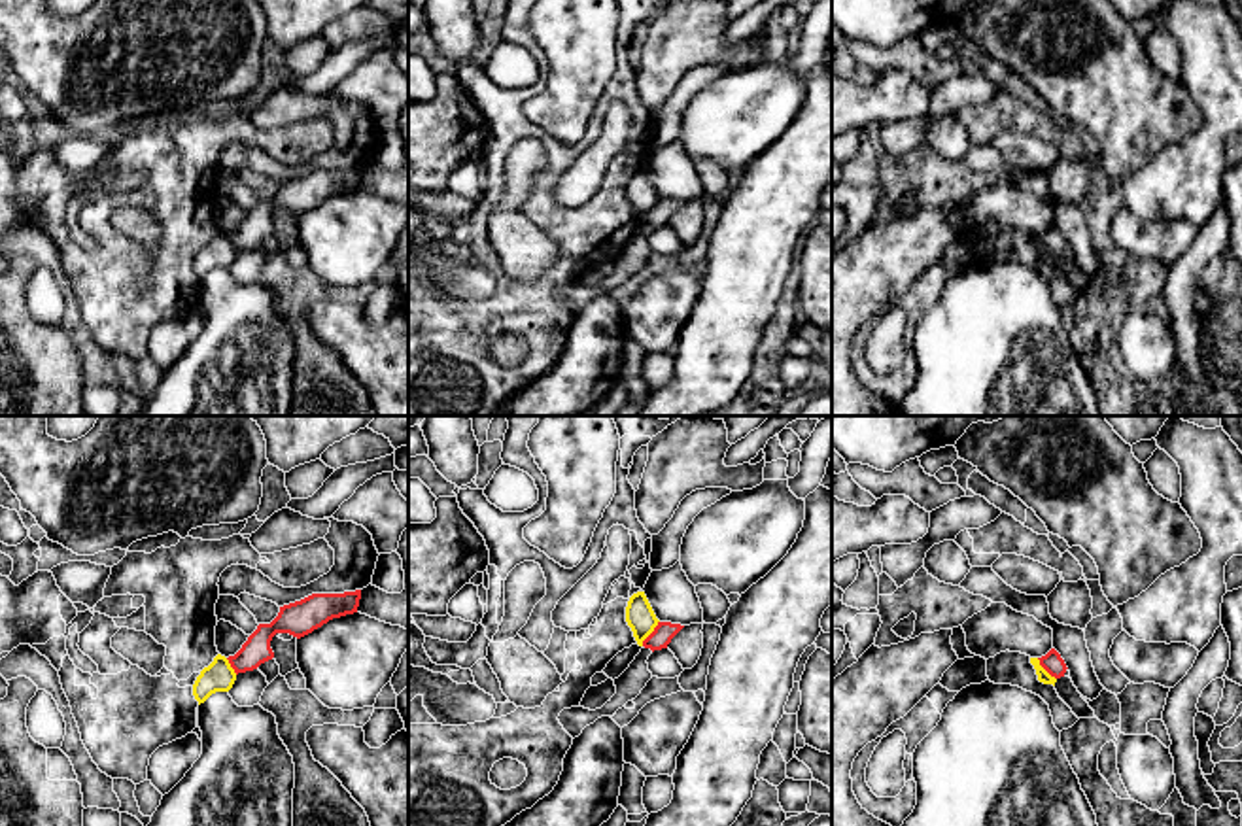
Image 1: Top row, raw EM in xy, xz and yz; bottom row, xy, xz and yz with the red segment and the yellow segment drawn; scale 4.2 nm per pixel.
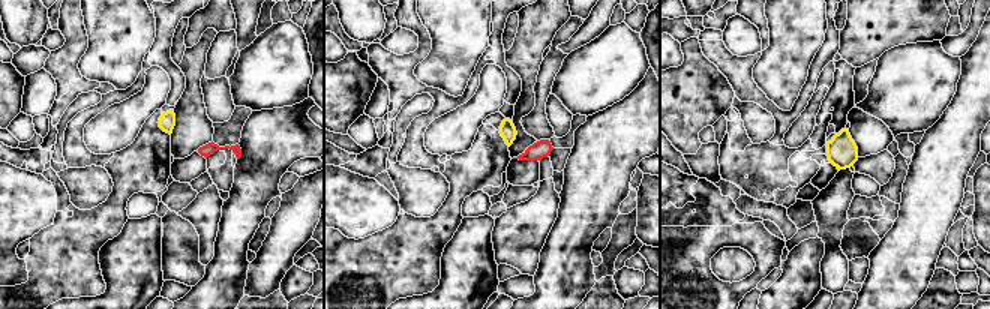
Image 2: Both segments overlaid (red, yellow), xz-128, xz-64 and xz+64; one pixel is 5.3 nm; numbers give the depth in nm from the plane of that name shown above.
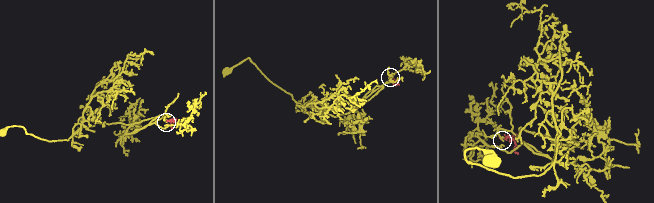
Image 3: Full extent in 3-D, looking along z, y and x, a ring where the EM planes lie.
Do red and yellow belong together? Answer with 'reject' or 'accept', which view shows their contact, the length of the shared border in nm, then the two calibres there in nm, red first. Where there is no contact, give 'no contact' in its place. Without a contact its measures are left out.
reject; meets red in xz; contact 130 nm long; 90 nm thick on the red side, 120 nm on the other

